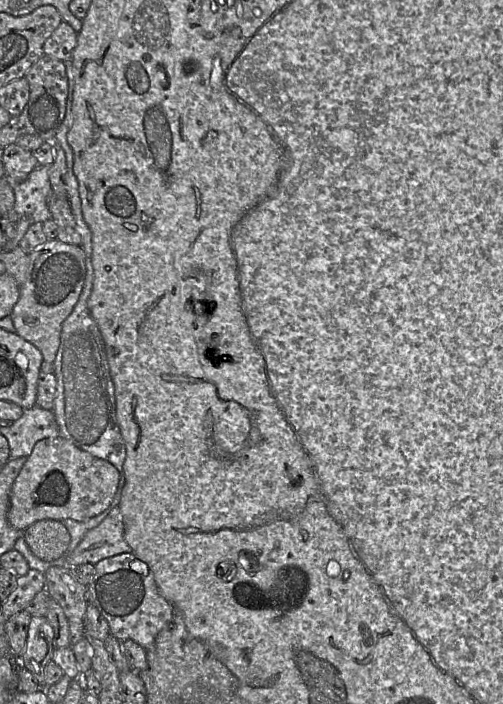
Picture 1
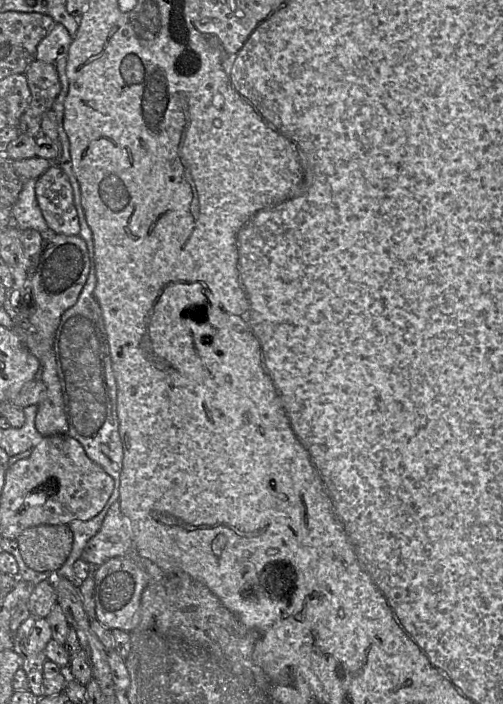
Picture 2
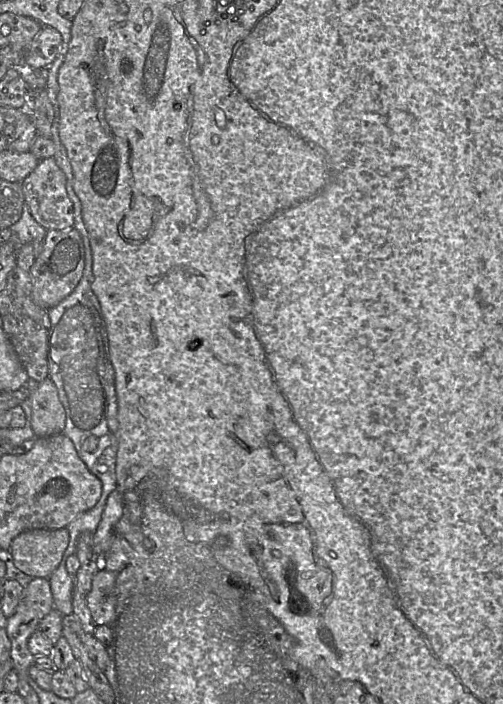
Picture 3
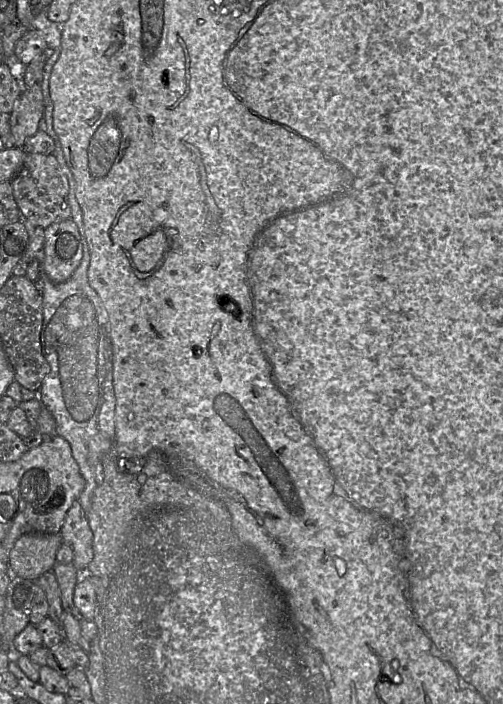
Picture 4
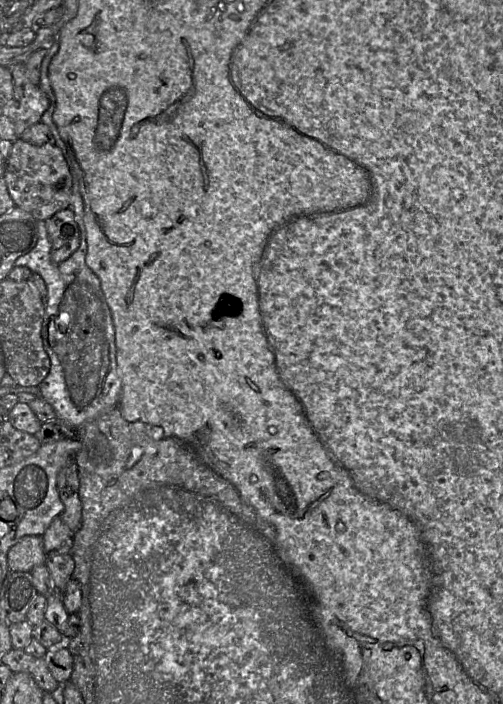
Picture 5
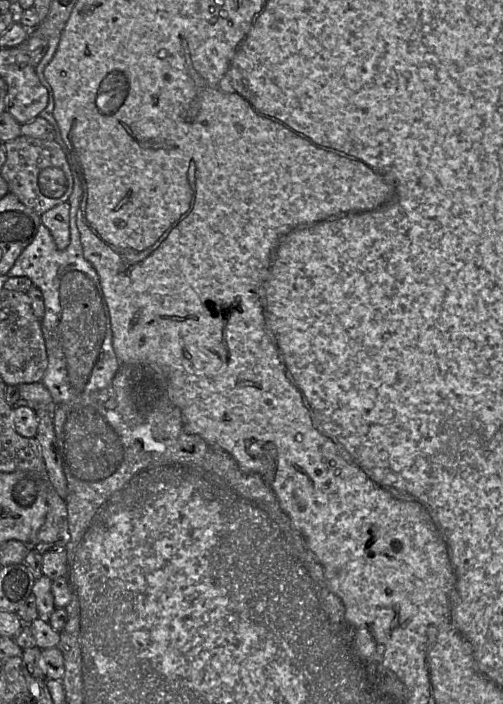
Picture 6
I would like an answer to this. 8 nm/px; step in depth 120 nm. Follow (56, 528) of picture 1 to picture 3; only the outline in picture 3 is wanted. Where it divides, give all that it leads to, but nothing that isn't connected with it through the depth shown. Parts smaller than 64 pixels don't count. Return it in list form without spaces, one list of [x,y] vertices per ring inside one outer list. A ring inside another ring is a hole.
[[[67,527],[29,529],[17,535],[10,545],[13,563],[34,578],[49,578],[59,566],[69,544]]]

